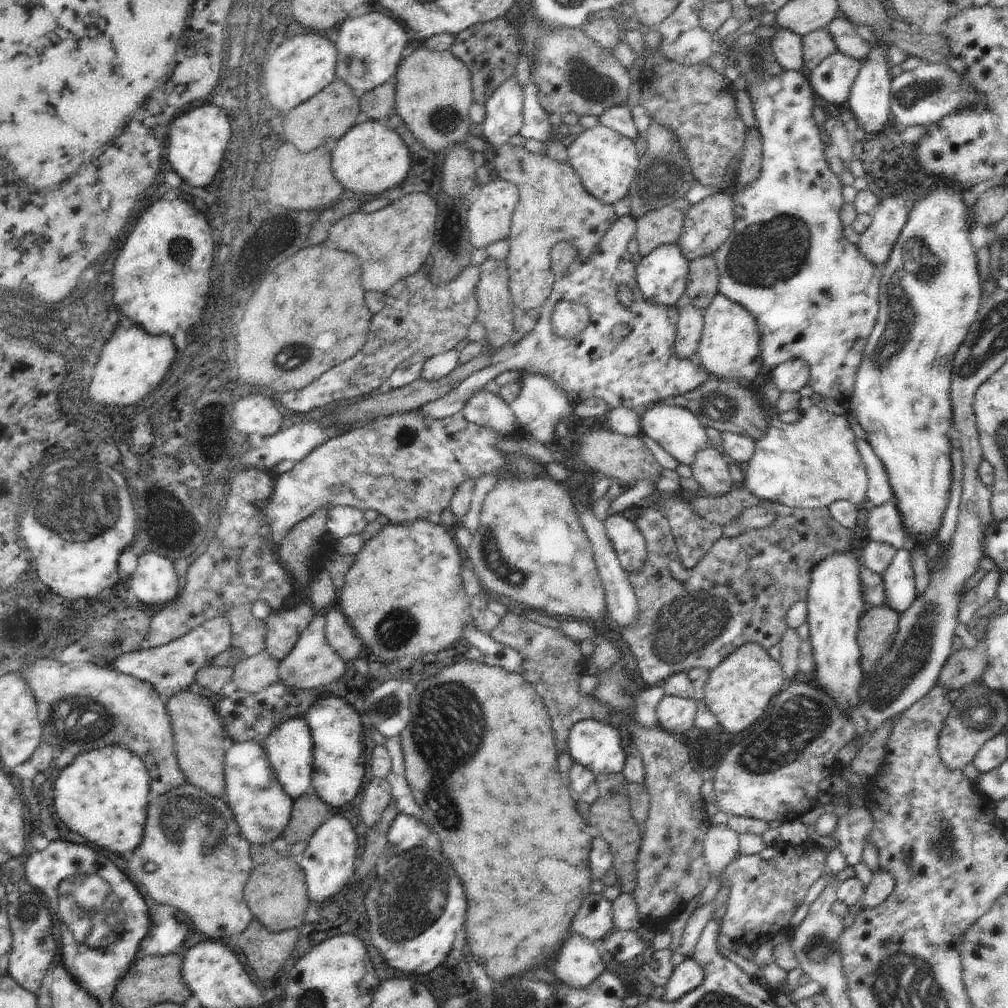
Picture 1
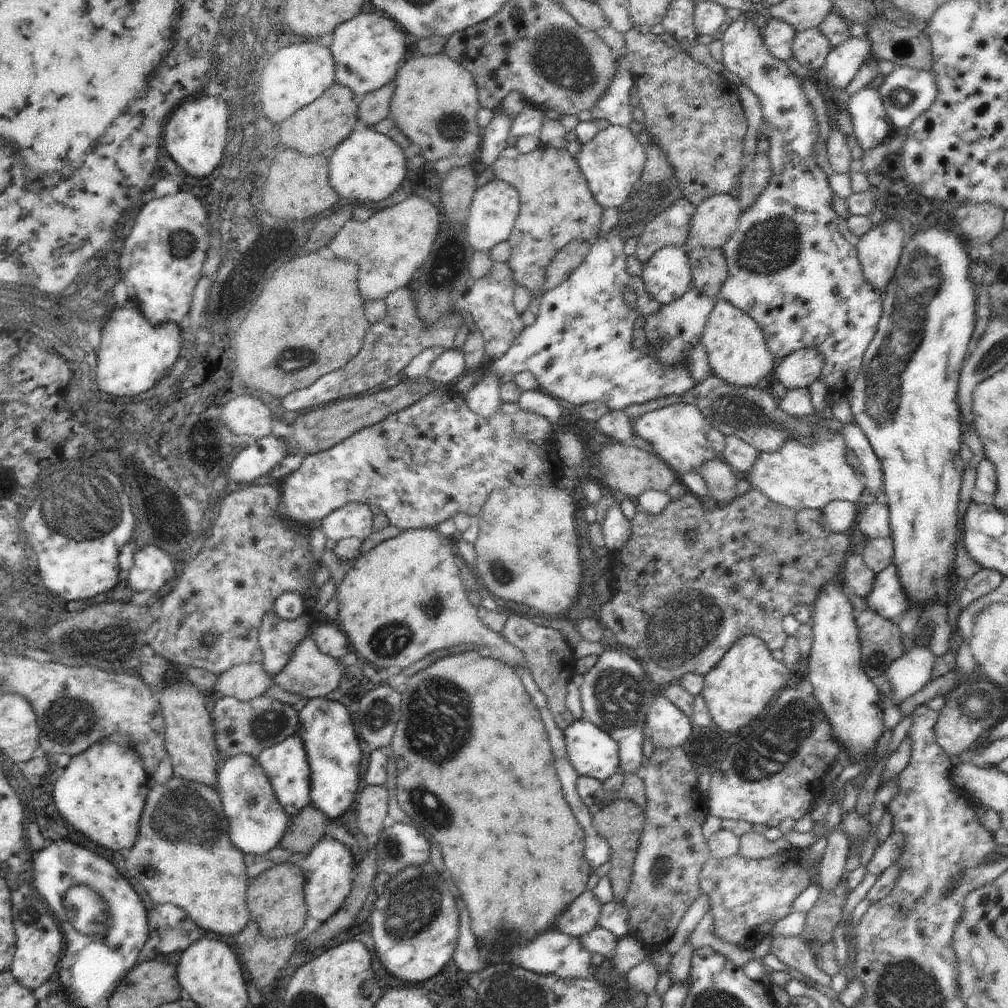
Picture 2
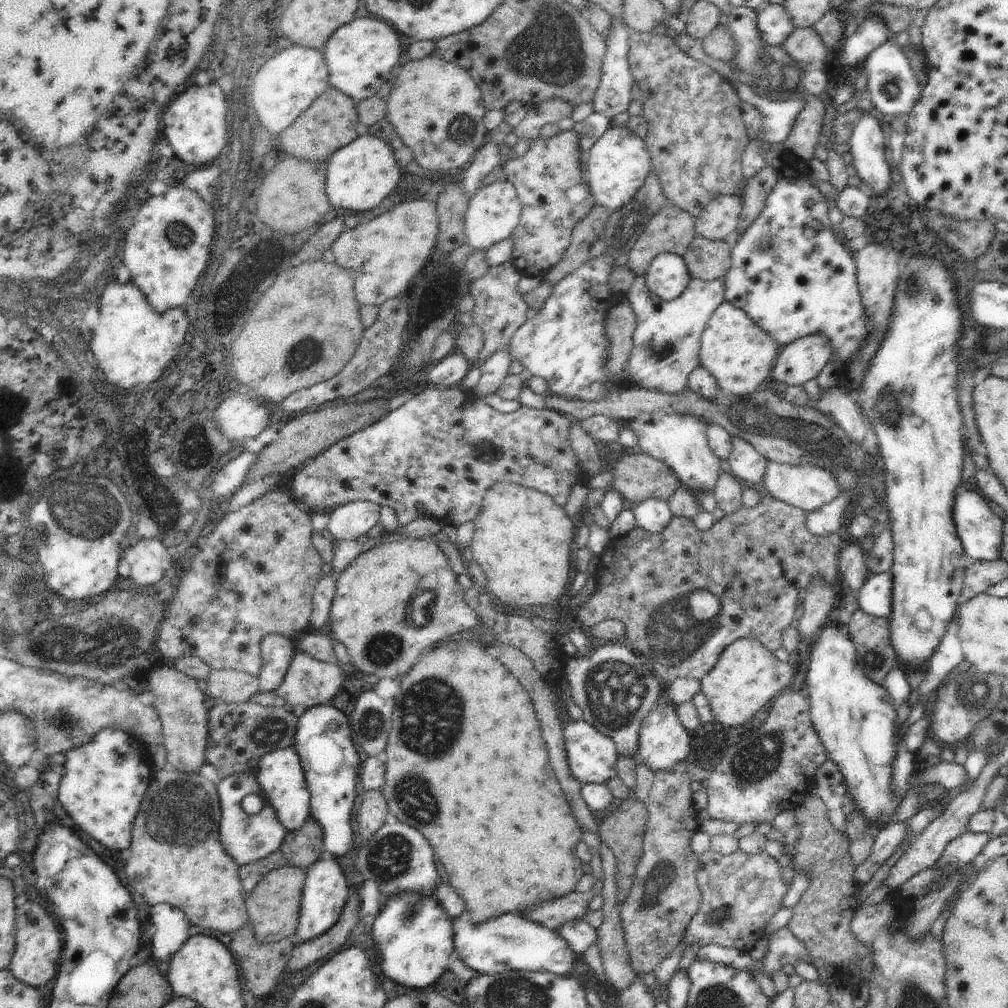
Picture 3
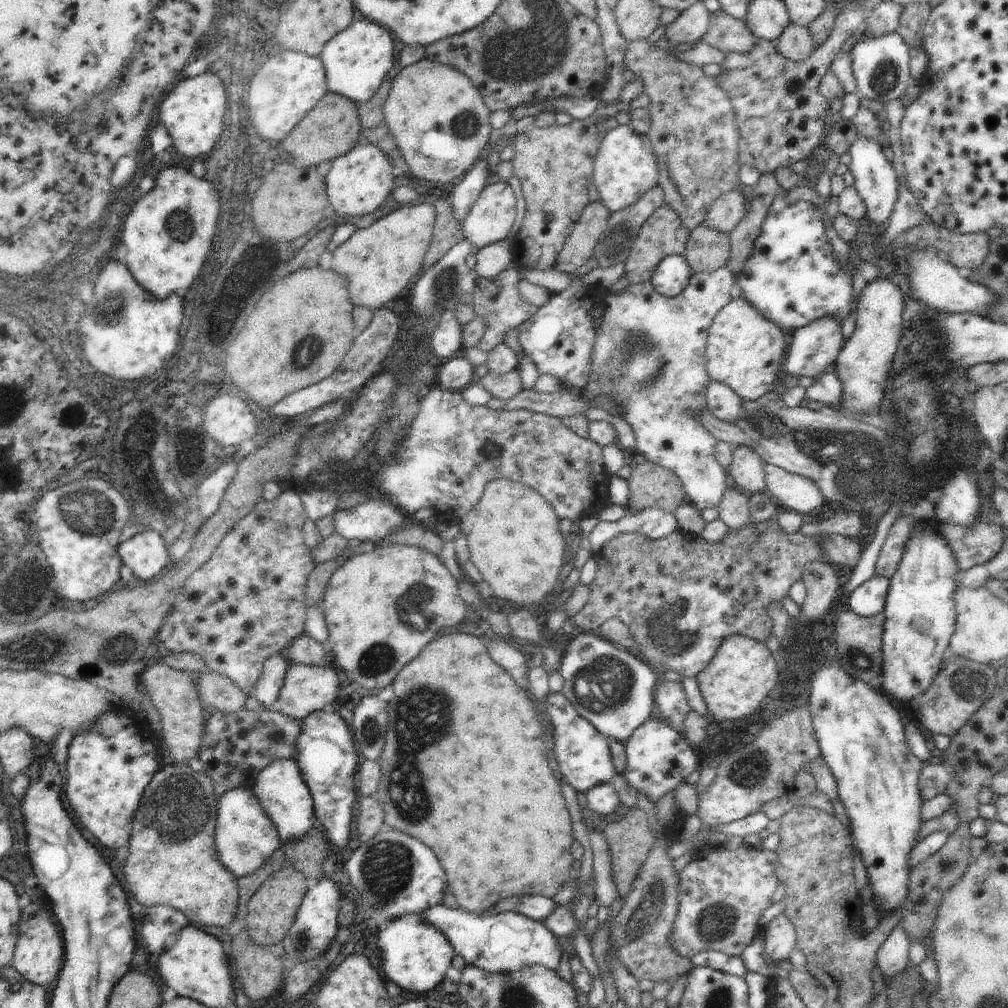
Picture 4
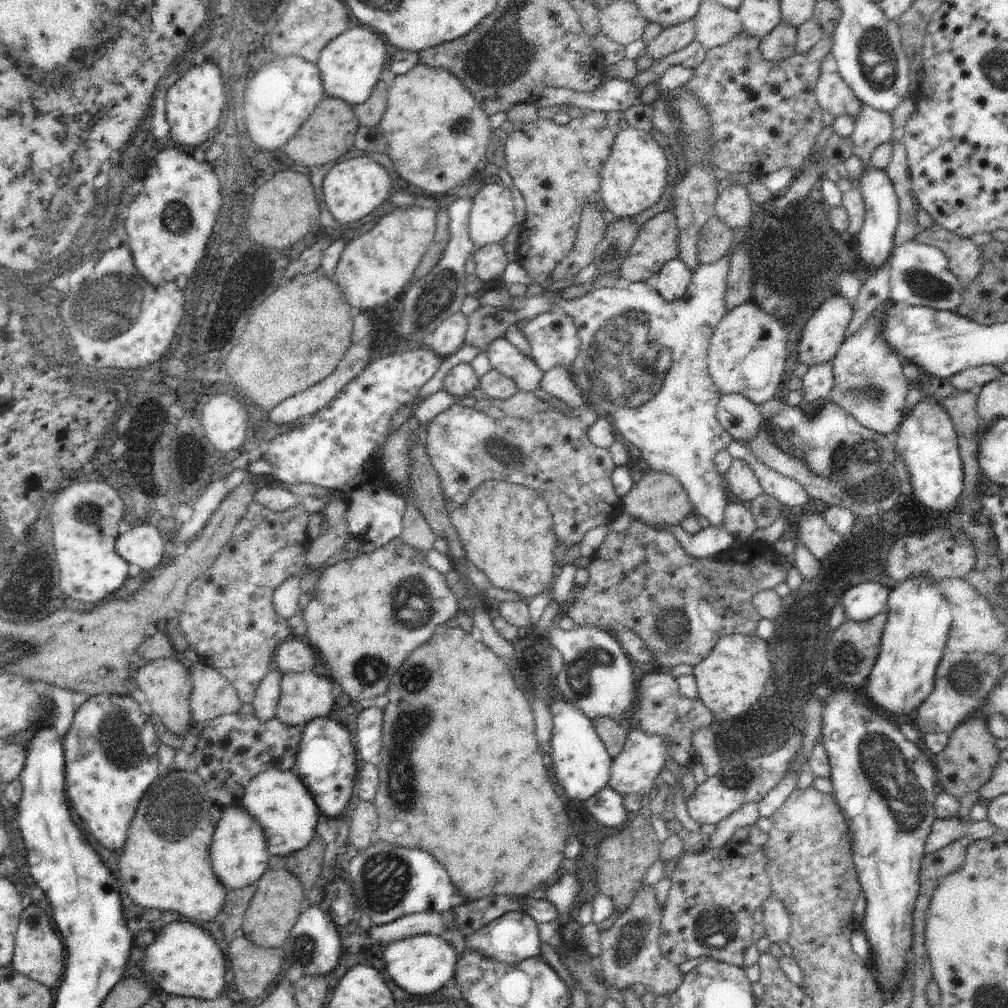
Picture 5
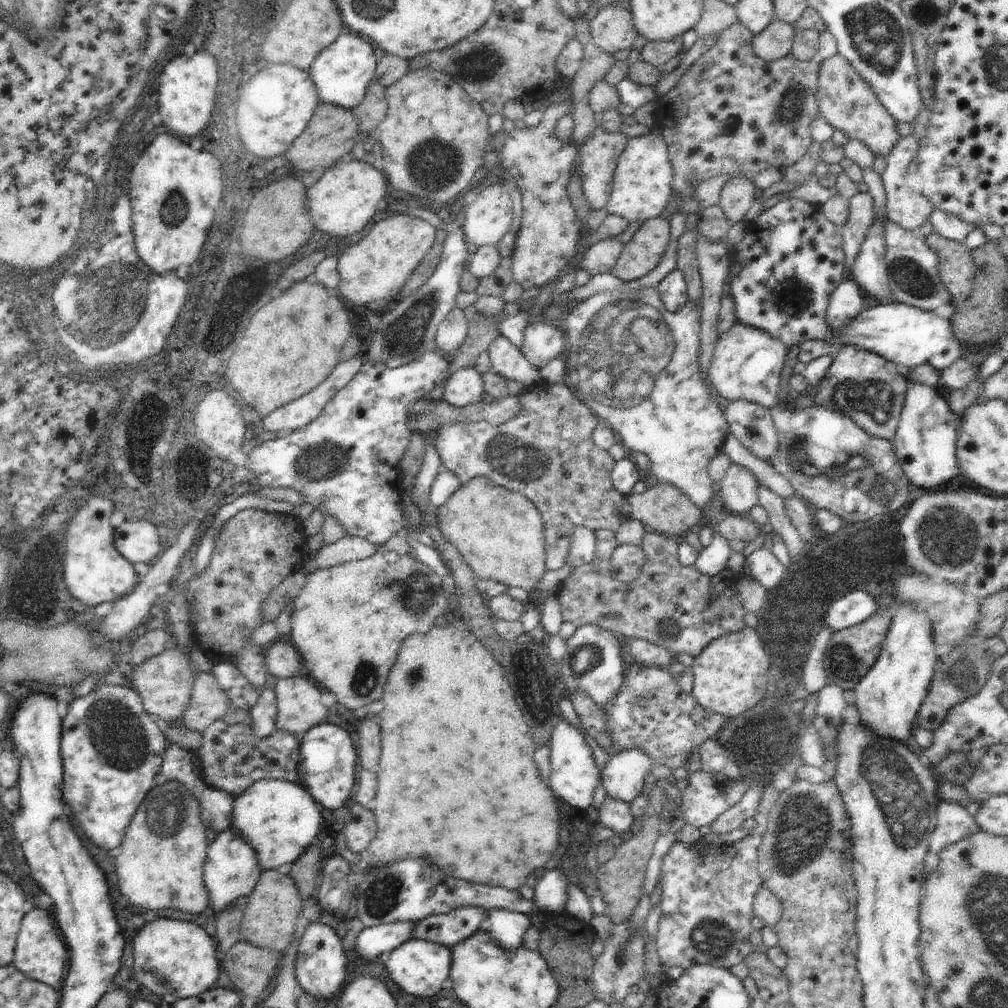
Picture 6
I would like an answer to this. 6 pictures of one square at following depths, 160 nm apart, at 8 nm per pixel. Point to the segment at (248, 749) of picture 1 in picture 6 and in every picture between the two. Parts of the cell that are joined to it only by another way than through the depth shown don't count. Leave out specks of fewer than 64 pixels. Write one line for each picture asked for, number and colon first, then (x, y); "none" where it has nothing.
2: (257, 822)
3: (247, 838)
4: (245, 838)
5: (239, 856)
6: (231, 871)

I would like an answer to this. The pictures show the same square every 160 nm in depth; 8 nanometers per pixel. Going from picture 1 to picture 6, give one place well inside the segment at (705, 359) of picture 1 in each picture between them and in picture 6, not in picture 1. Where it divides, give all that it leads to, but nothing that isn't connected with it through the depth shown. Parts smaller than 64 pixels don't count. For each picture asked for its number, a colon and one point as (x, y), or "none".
2: (737, 351)
3: (741, 355)
4: (744, 350)
5: (746, 355)
6: (746, 364)

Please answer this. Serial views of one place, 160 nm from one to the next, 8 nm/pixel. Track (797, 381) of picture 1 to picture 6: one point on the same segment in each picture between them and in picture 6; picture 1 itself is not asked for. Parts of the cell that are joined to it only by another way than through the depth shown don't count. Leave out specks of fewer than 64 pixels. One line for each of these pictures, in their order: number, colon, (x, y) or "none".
2: (801, 368)
3: (803, 359)
4: (815, 346)
5: (824, 332)
6: (846, 302)

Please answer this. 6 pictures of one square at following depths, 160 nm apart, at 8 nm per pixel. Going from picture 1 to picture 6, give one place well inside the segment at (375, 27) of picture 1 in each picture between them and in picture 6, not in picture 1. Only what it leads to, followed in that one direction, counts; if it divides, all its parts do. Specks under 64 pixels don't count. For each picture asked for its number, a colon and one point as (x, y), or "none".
2: (368, 49)
3: (361, 55)
4: (356, 60)
5: (350, 65)
6: (341, 73)

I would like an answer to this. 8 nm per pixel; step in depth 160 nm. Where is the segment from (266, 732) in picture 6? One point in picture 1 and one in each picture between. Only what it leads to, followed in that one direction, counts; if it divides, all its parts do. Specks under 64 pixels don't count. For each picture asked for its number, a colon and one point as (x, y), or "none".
1: (284, 627)
2: (278, 637)
3: (277, 651)
4: (266, 690)
5: (265, 702)

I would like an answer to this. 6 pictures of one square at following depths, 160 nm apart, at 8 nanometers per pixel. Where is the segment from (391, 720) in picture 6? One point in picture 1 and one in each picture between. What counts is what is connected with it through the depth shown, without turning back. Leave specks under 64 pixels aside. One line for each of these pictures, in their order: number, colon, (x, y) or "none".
1: (499, 809)
2: (475, 770)
3: (479, 787)
4: (492, 812)
5: (461, 776)

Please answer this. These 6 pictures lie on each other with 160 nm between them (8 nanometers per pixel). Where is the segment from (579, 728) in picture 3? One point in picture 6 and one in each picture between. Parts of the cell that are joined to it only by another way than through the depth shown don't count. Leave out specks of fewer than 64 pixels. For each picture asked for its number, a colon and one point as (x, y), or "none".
4: (582, 752)
5: (581, 764)
6: (574, 776)

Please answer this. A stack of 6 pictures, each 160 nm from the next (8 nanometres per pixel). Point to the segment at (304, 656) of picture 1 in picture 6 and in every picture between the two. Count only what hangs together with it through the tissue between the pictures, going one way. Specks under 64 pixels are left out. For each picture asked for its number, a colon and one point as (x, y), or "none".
2: (311, 674)
3: (308, 682)
4: (306, 689)
5: (305, 696)
6: (299, 703)

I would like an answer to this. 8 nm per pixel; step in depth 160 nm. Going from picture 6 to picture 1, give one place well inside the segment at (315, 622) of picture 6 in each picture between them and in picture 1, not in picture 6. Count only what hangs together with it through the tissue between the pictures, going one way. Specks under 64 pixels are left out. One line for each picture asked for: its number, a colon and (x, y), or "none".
1: (403, 596)
2: (403, 599)
3: (371, 614)
4: (381, 608)
5: (354, 614)

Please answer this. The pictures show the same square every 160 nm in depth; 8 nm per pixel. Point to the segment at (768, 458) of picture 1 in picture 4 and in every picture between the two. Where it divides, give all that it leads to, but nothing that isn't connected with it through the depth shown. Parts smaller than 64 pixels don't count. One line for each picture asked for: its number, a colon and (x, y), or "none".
2: (801, 477)
3: (807, 487)
4: (793, 492)

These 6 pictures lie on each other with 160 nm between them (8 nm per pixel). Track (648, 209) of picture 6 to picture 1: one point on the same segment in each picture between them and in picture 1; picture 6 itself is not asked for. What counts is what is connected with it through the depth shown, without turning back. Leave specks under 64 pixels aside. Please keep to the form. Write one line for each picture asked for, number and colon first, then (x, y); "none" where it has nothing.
1: (606, 161)
2: (612, 162)
3: (620, 162)
4: (625, 168)
5: (634, 177)

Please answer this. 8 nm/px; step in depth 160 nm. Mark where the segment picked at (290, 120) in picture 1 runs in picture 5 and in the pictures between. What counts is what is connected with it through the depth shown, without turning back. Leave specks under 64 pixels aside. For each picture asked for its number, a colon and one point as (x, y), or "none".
2: (323, 124)
3: (330, 123)
4: (331, 129)
5: (328, 133)

